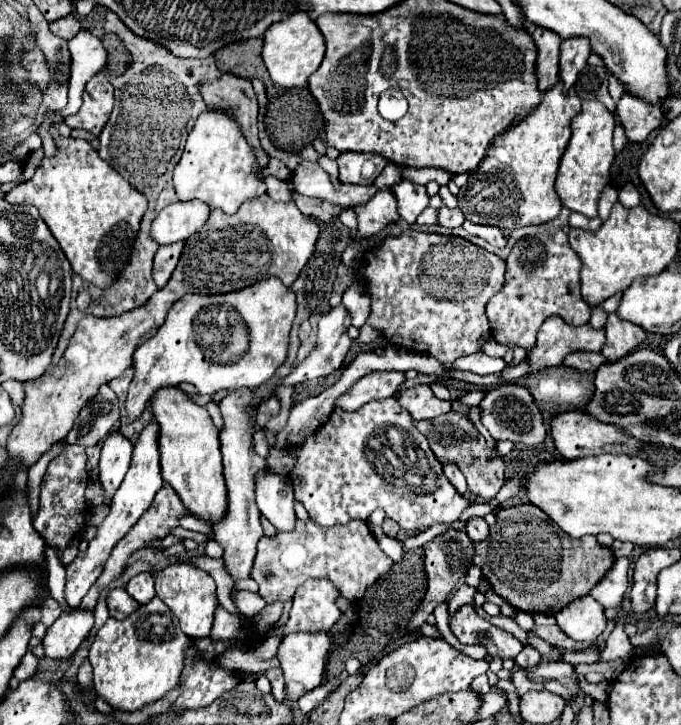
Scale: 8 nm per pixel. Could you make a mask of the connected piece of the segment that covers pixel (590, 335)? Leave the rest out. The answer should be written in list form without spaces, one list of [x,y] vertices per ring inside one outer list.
[[[551,317],[539,327],[535,349],[527,355],[527,375],[533,375],[545,367],[559,367],[563,365],[563,359],[575,351],[601,353],[603,343],[605,329],[595,331],[591,325],[567,327],[567,323],[563,323],[559,317]]]

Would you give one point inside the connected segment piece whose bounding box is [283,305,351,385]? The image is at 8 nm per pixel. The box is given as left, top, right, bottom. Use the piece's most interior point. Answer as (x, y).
(333, 342)

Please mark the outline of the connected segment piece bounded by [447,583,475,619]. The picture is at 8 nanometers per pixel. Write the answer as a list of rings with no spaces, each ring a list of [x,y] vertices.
[[[463,583],[463,585],[459,587],[459,591],[453,595],[453,599],[447,603],[447,613],[449,613],[449,619],[455,615],[455,611],[459,611],[459,607],[473,603],[473,595],[475,595],[475,589]]]

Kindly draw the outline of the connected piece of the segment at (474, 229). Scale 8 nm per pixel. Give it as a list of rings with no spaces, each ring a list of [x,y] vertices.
[[[463,223],[463,229],[467,229],[471,235],[477,235],[481,239],[485,239],[492,245],[497,247],[505,247],[505,237],[502,234],[502,230],[497,227],[483,227],[483,225],[475,225],[475,223]]]

